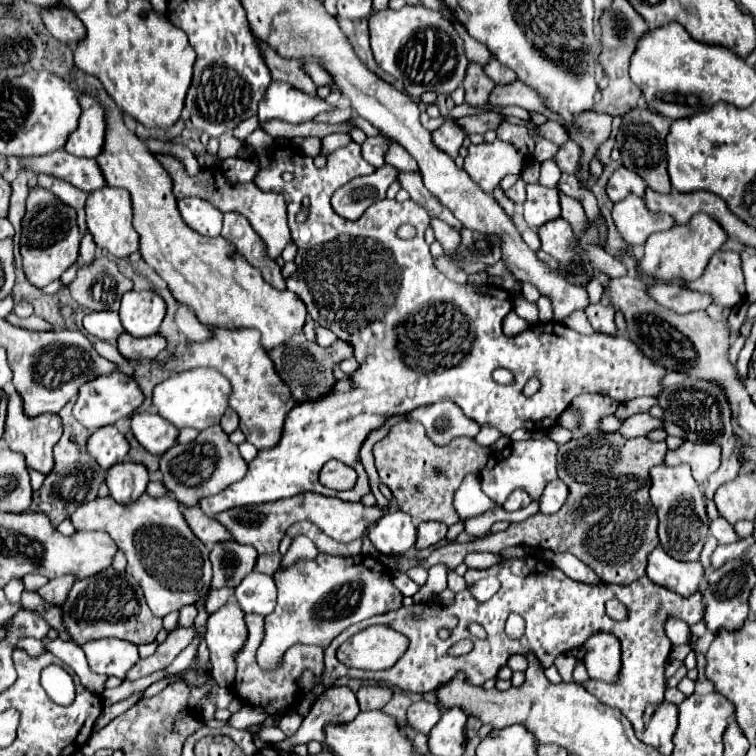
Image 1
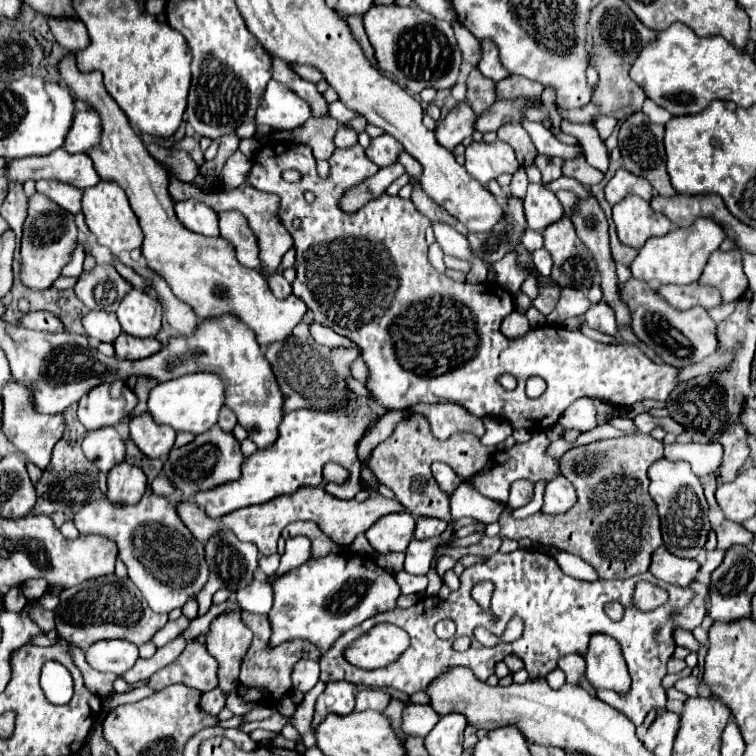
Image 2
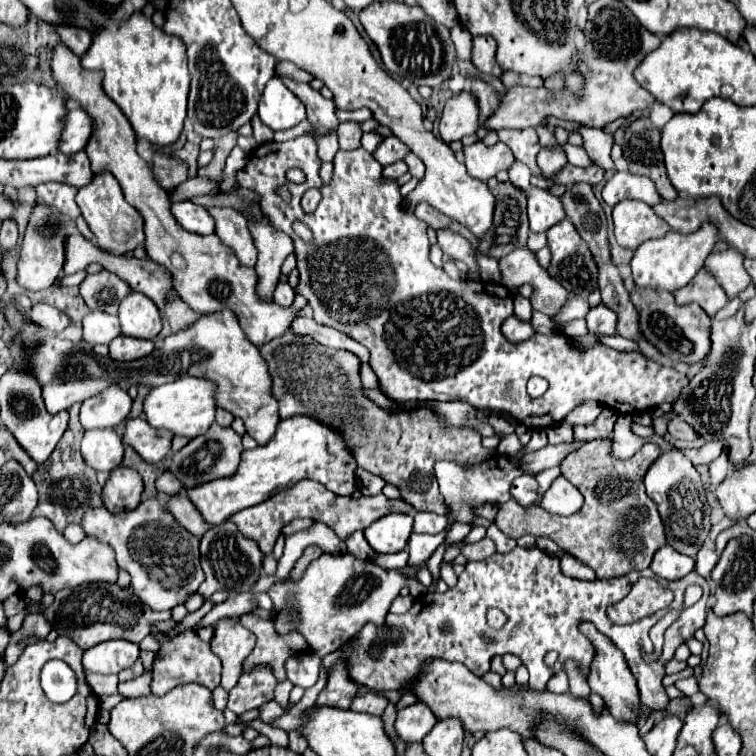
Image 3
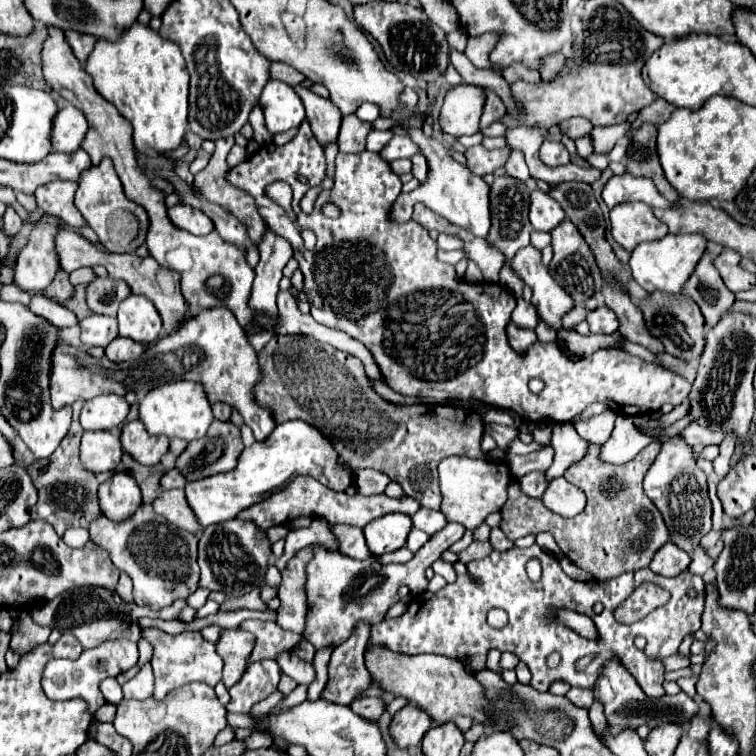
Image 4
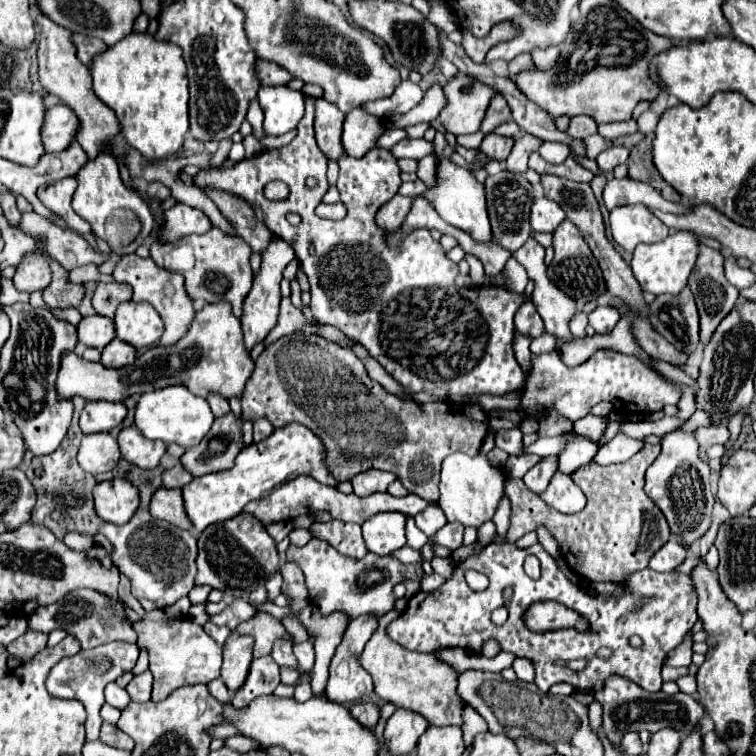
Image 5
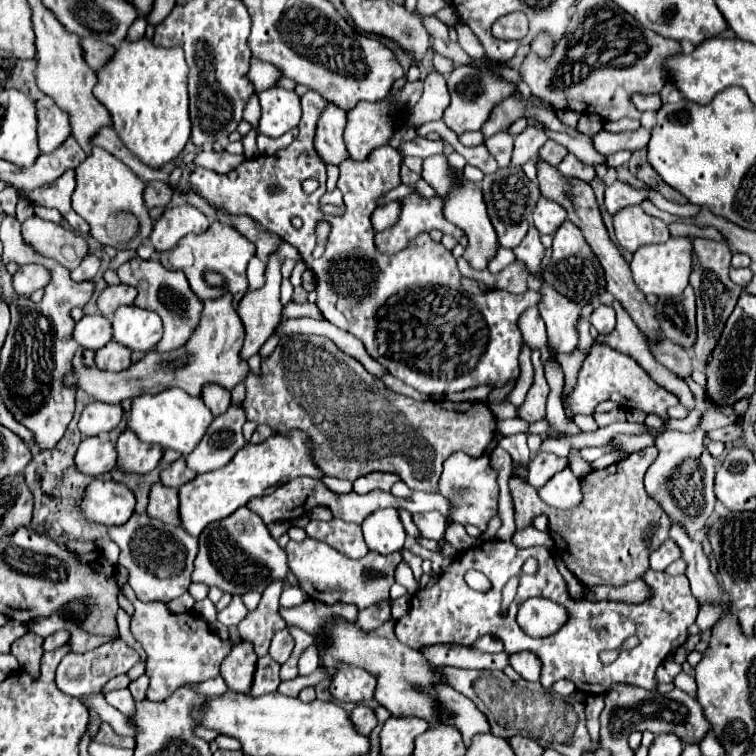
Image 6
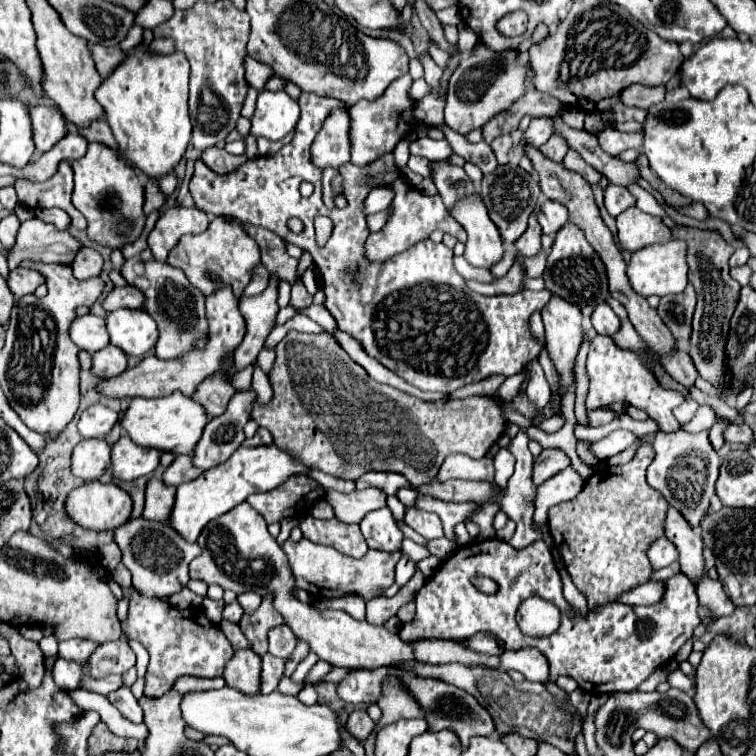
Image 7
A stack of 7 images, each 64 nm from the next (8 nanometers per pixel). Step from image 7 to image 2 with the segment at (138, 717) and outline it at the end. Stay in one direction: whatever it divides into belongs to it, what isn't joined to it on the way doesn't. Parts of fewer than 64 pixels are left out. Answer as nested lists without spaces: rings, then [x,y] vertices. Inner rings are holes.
[[[70,646],[70,652],[72,652],[72,658],[76,660],[76,666],[80,668],[82,676],[84,676],[84,684],[86,688],[92,692],[92,694],[98,694],[98,696],[106,696],[108,692],[112,692],[112,684],[114,680],[118,678],[116,674],[100,674],[96,670],[92,670],[86,660],[84,660],[84,652],[76,646]]]

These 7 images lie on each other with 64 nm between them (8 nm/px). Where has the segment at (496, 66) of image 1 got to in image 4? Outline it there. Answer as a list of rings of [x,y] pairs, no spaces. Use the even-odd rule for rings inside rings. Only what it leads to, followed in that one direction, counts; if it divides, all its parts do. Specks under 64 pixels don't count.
[[[492,32],[492,34],[482,34],[478,38],[468,38],[468,44],[466,44],[466,50],[464,54],[468,56],[468,60],[474,64],[474,66],[480,66],[480,68],[490,68],[490,60],[488,60],[488,54],[492,52],[492,48],[498,44],[500,40],[500,34],[498,32]]]

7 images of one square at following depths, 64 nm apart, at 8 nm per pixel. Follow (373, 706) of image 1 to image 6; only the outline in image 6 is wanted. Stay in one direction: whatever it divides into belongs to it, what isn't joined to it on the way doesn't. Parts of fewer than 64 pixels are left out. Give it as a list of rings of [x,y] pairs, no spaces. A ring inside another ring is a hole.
[[[356,706],[356,708],[352,710],[352,714],[350,714],[350,720],[352,720],[354,728],[356,728],[360,734],[364,734],[364,736],[368,736],[368,734],[372,732],[372,728],[376,726],[376,716],[374,716],[374,712],[372,712],[370,708],[366,708],[366,706]]]

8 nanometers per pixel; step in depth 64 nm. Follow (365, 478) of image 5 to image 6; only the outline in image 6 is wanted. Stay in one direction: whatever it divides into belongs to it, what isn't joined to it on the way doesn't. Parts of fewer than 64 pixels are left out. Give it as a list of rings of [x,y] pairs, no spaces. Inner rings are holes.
[[[372,472],[372,474],[360,476],[360,478],[354,482],[354,490],[356,490],[358,494],[366,494],[368,490],[386,490],[386,492],[390,492],[396,482],[400,482],[400,476],[396,476],[396,474]]]

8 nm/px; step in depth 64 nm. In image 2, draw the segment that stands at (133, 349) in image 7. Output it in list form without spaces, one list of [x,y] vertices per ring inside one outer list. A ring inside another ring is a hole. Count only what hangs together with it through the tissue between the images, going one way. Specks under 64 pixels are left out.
[[[140,290],[128,292],[116,312],[122,330],[136,338],[152,338],[162,326],[162,306],[156,296]]]

